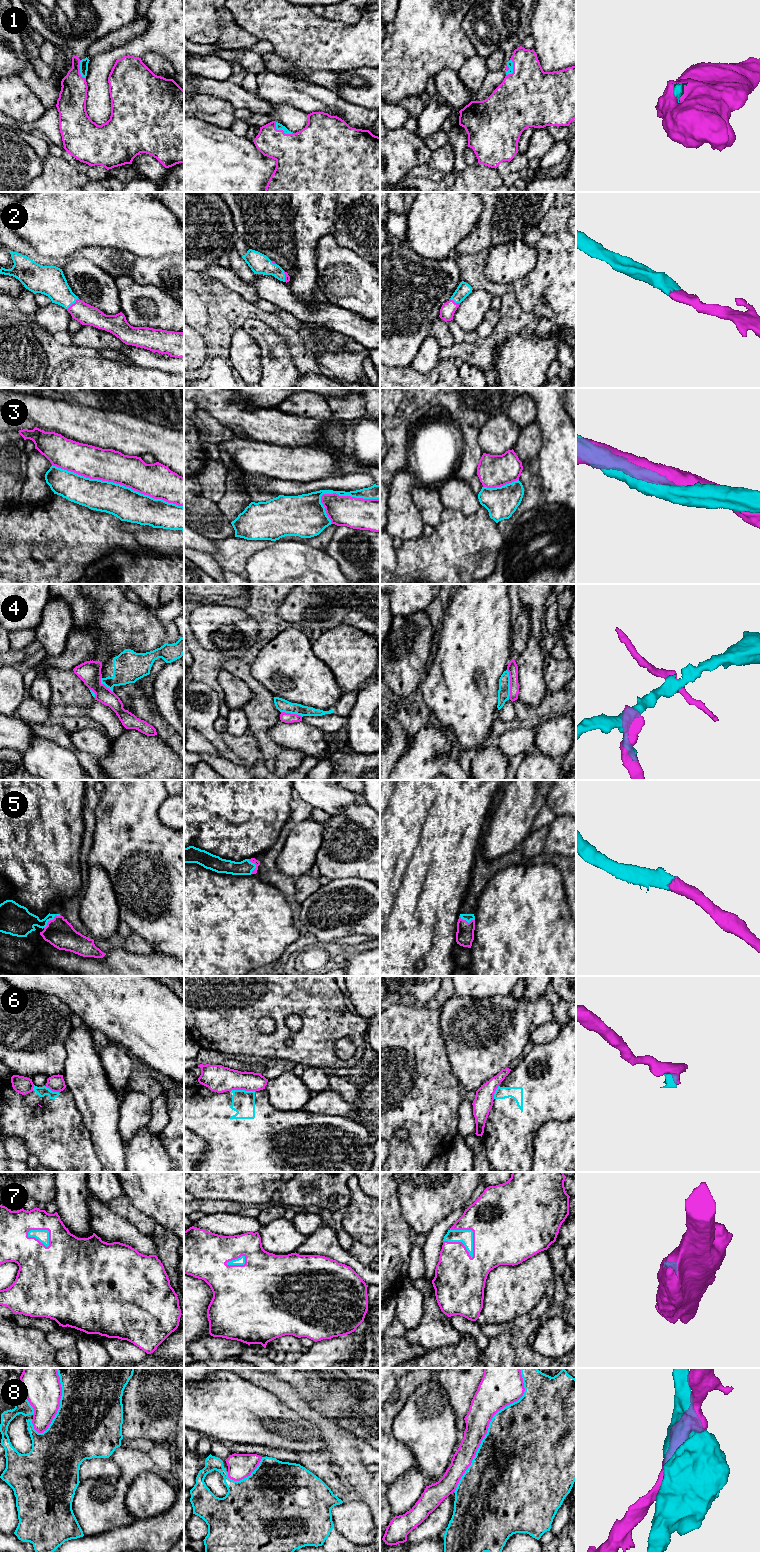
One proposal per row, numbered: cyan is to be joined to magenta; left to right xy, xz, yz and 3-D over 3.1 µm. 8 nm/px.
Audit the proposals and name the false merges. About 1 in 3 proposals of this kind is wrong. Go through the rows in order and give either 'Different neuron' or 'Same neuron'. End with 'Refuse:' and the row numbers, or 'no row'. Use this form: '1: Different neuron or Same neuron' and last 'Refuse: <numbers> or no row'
1: Same neuron
2: Same neuron
3: Different neuron
4: Different neuron
5: Same neuron
6: Different neuron
7: Same neuron
8: Different neuron
Refuse: 3, 4, 6, 8

